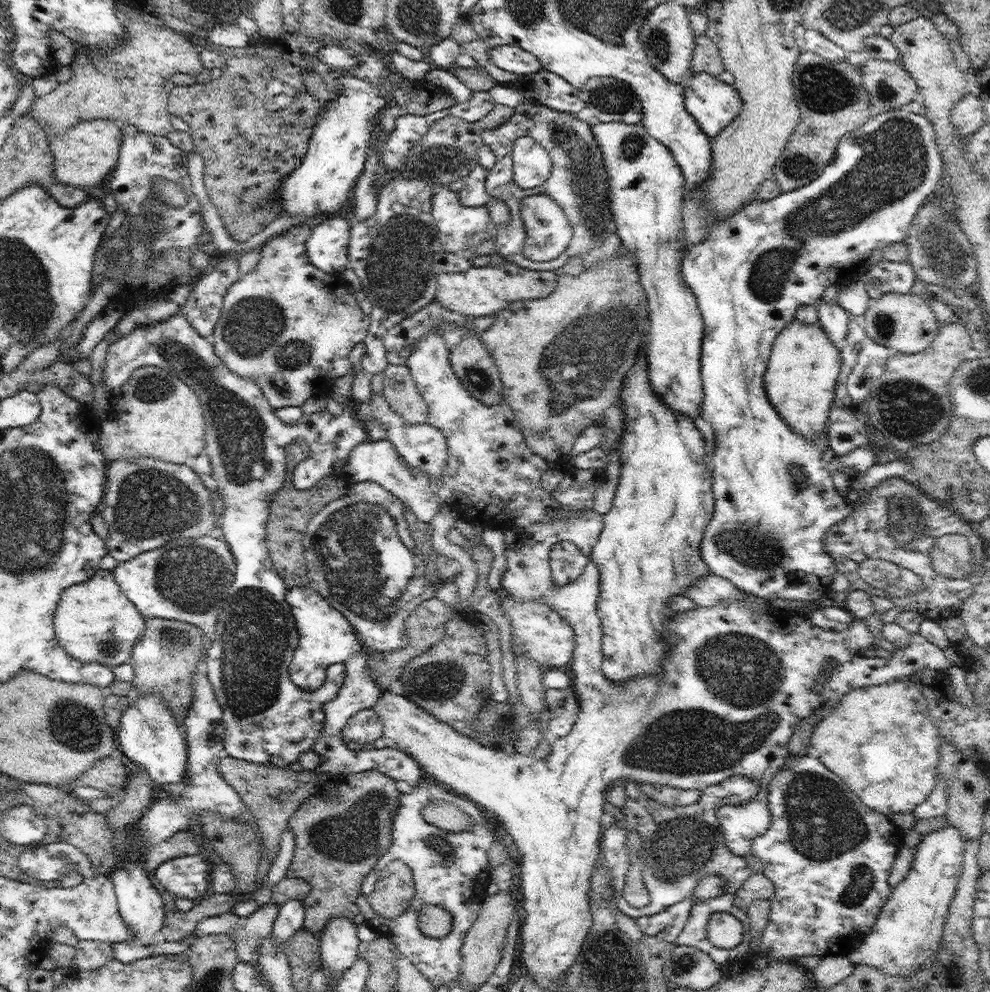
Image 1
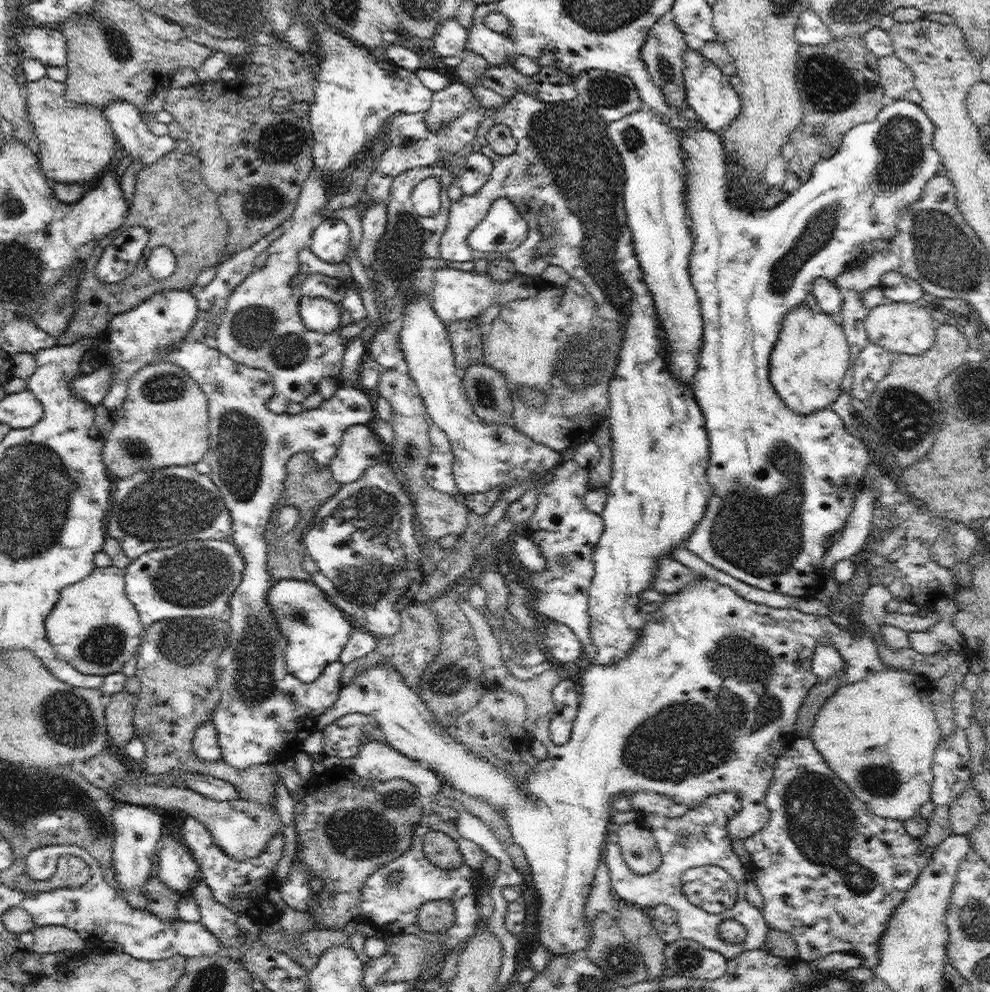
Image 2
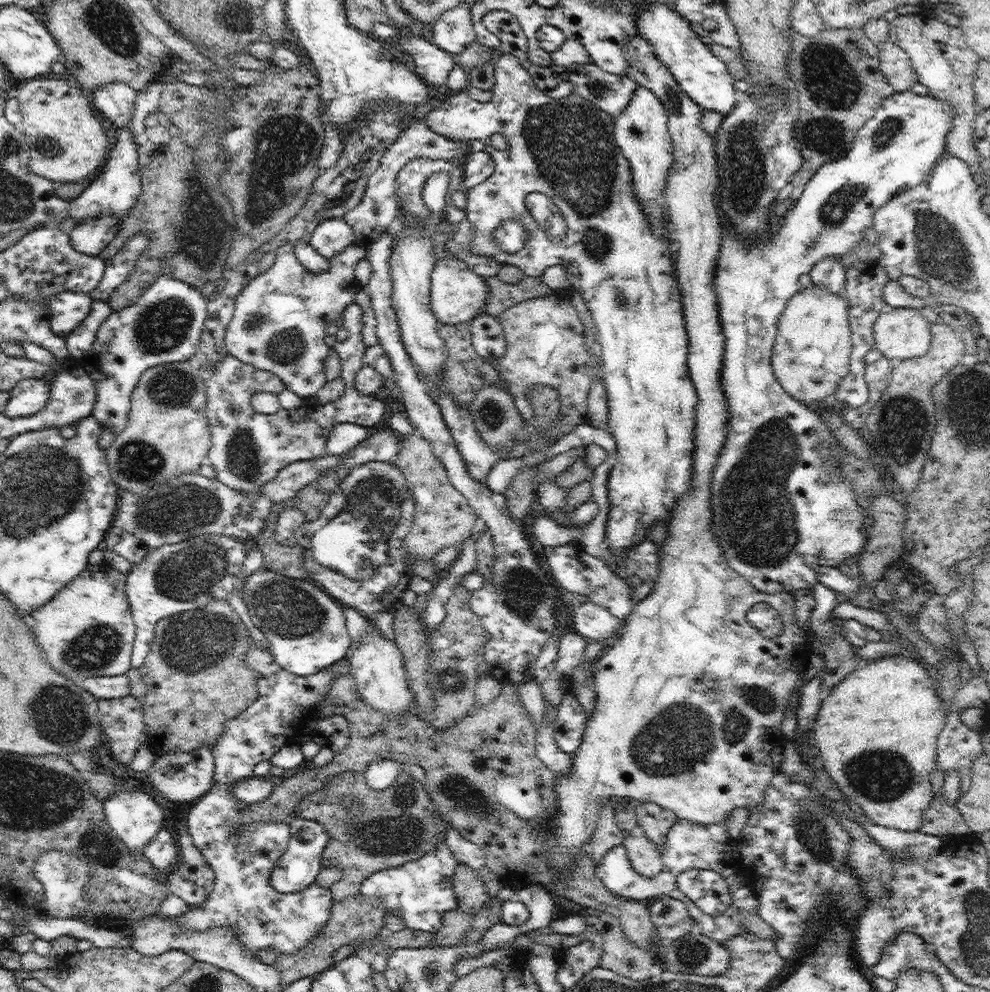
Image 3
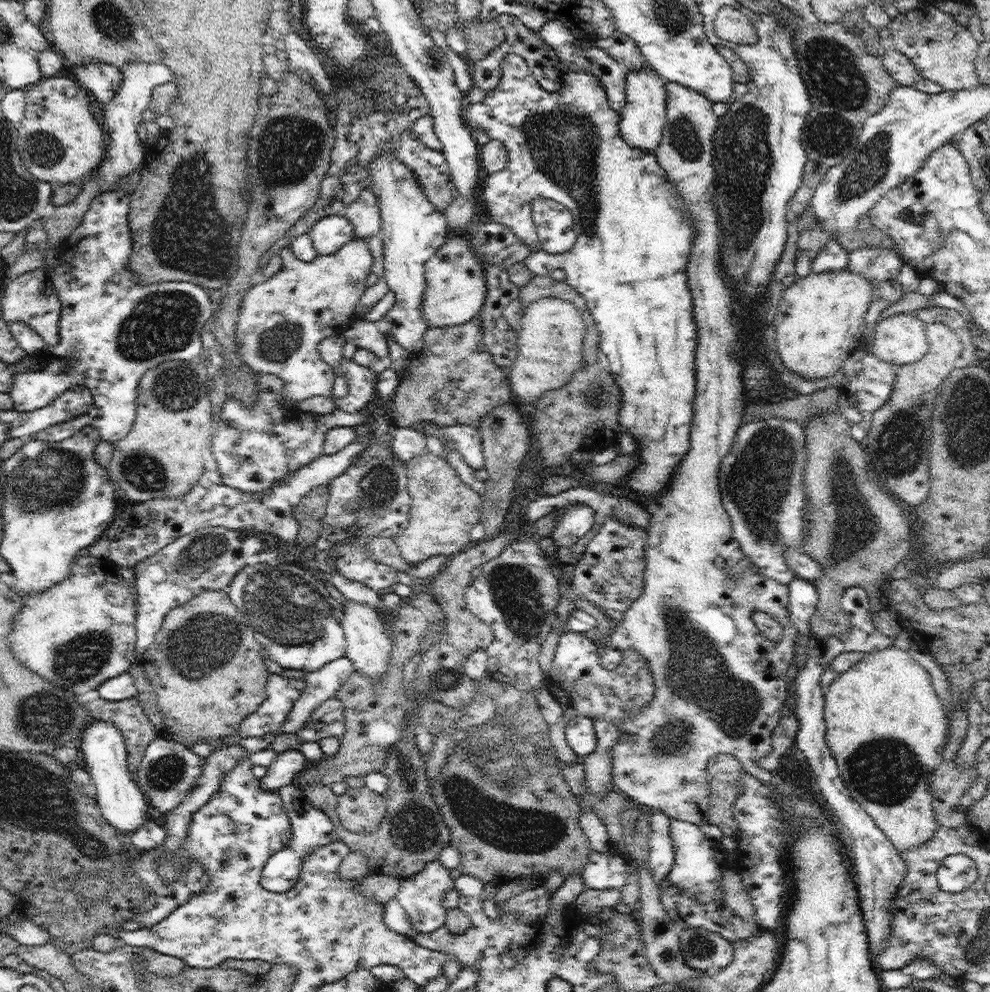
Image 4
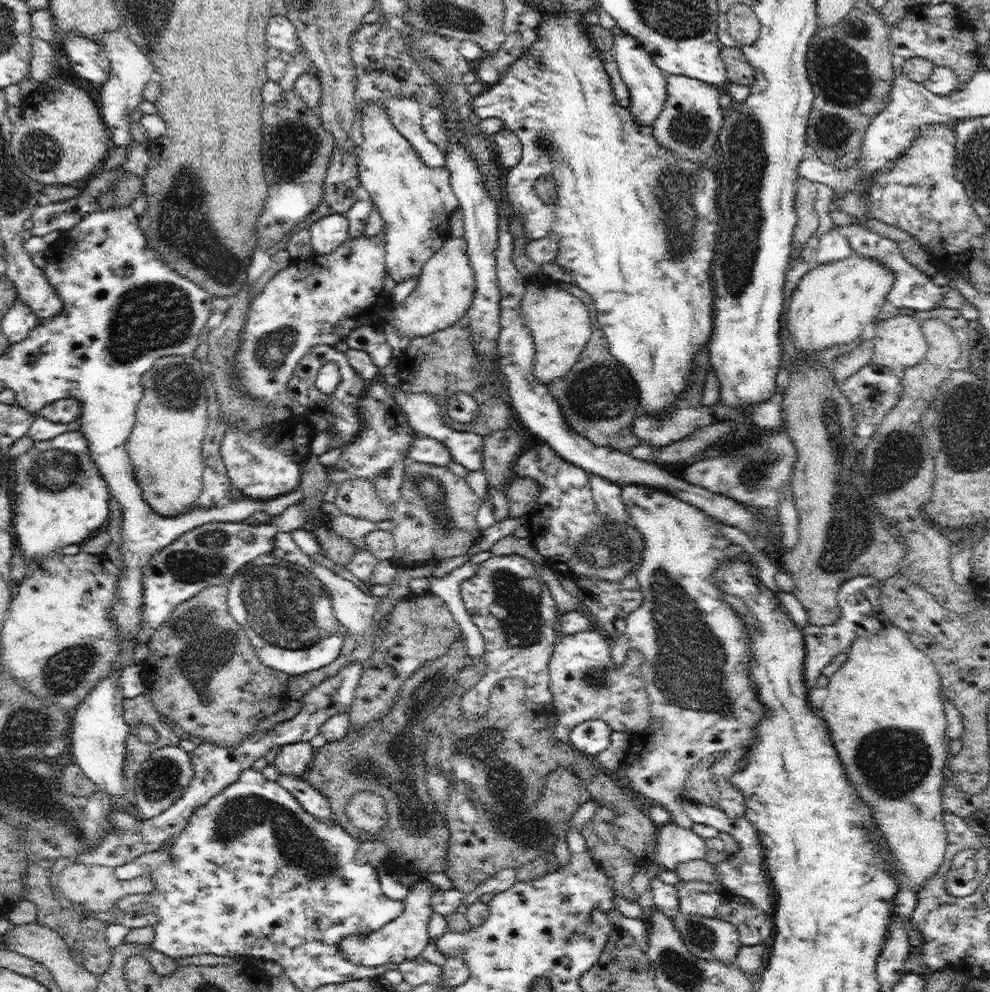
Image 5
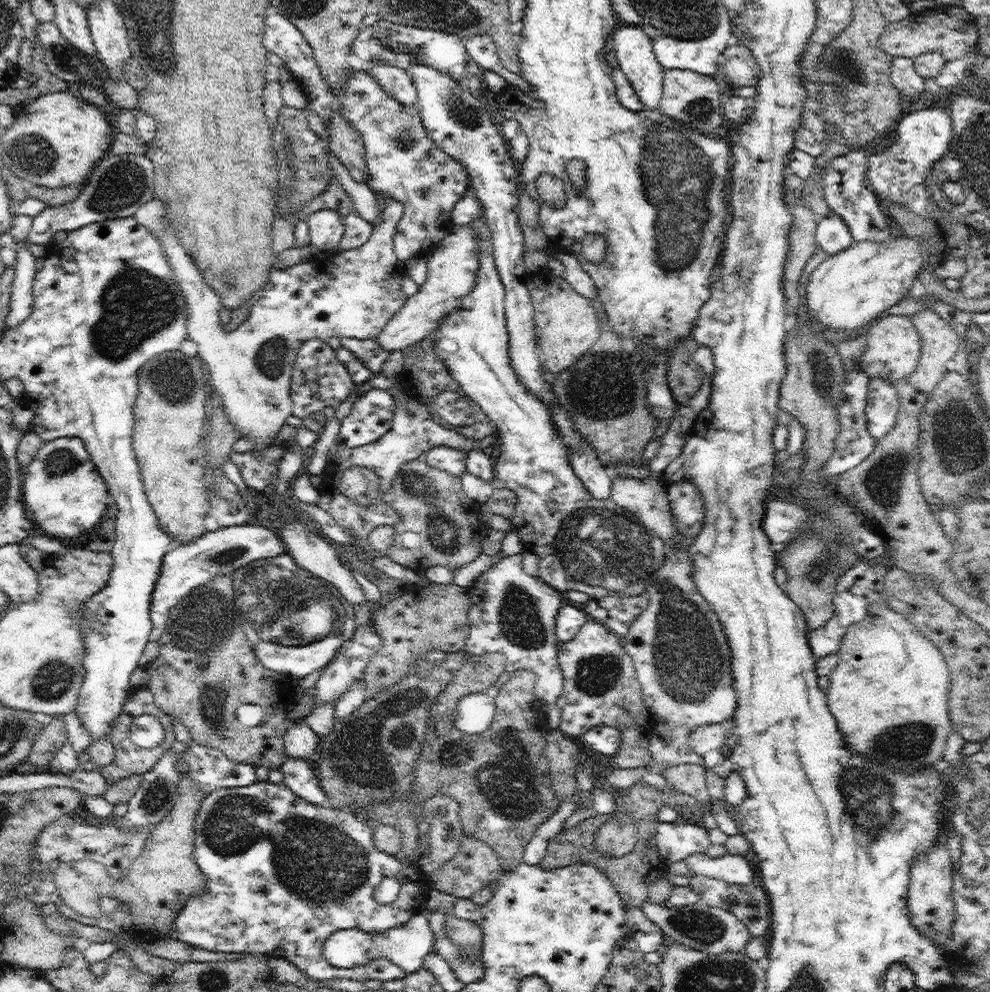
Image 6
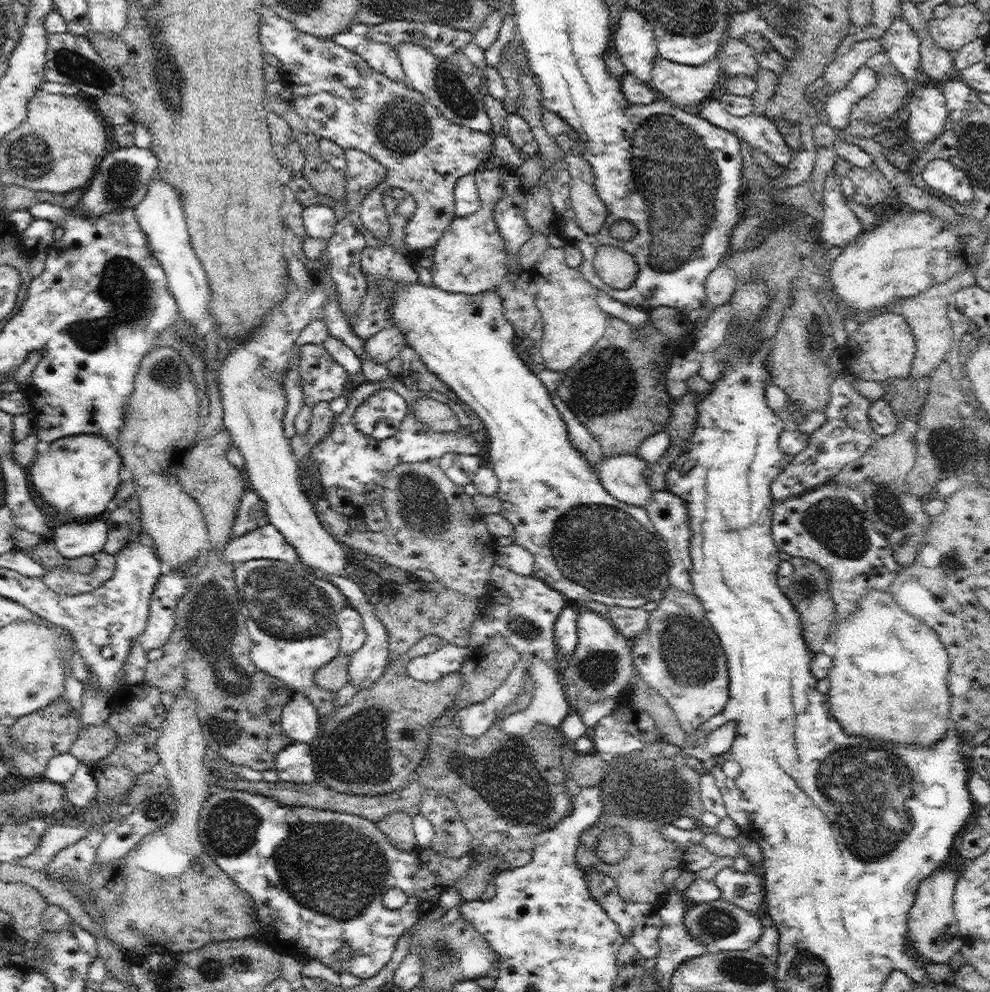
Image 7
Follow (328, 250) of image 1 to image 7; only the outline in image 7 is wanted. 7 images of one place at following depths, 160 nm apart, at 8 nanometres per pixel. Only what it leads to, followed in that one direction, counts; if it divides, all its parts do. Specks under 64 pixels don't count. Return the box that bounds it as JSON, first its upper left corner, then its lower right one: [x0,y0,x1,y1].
[302,204,338,240]

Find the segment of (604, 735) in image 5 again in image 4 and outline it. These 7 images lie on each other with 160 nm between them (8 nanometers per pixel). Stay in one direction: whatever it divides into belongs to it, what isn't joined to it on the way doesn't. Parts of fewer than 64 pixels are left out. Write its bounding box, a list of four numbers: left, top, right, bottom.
[566,716,596,758]

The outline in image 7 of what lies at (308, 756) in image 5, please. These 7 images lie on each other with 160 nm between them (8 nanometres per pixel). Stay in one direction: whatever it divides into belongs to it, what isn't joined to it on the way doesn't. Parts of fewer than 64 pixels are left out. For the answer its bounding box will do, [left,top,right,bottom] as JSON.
[281,693,320,745]

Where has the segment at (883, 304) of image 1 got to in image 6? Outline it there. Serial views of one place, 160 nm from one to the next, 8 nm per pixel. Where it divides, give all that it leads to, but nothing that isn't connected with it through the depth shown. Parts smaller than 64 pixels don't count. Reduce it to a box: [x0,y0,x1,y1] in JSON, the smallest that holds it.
[859,315,920,382]

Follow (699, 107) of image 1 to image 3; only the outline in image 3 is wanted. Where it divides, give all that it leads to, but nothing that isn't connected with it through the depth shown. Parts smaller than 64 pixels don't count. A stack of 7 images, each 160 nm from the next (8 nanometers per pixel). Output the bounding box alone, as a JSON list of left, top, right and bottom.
[636,4,735,117]

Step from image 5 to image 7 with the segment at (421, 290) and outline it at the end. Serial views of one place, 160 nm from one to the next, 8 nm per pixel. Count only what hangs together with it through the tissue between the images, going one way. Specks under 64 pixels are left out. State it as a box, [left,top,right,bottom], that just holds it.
[364,165,524,365]

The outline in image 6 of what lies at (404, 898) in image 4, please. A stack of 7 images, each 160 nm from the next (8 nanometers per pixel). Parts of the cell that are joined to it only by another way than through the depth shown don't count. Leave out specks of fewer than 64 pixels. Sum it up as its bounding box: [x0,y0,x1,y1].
[323,908,434,975]

